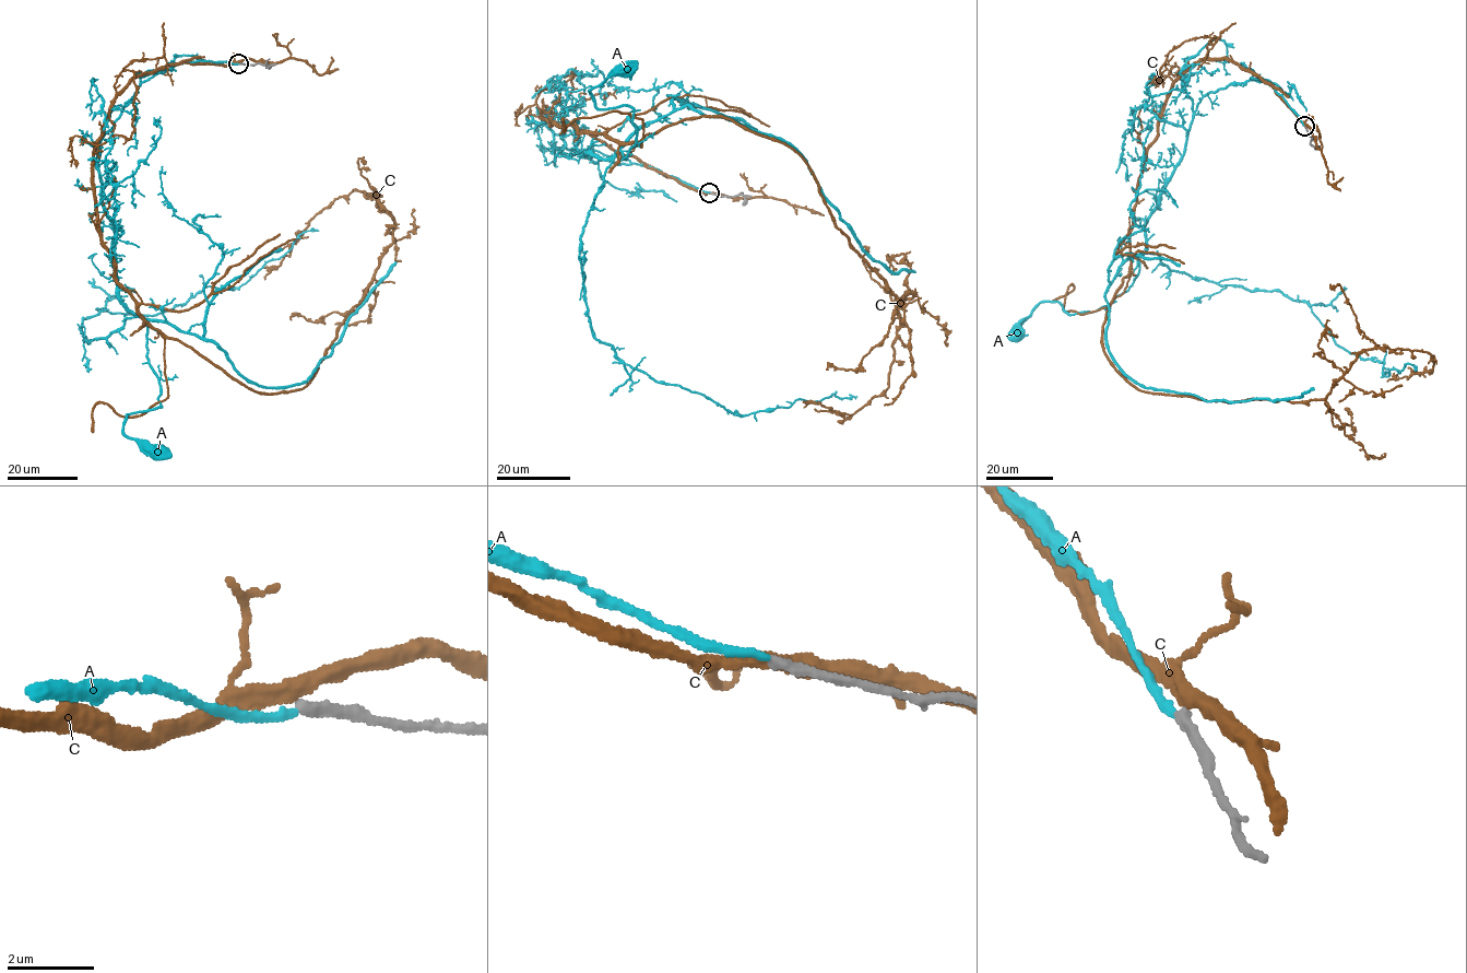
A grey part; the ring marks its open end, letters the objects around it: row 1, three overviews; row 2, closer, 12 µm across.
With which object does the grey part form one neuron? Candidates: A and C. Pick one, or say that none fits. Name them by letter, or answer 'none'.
A

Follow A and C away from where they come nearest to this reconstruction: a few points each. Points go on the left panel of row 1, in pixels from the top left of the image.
A: (238, 63), (158, 70), (95, 160), (118, 299), (146, 324), (161, 391), (123, 433), (160, 453)
C: (238, 62), (130, 79), (95, 208), (135, 312), (275, 394), (311, 379), (394, 221), (338, 197), (264, 279)

